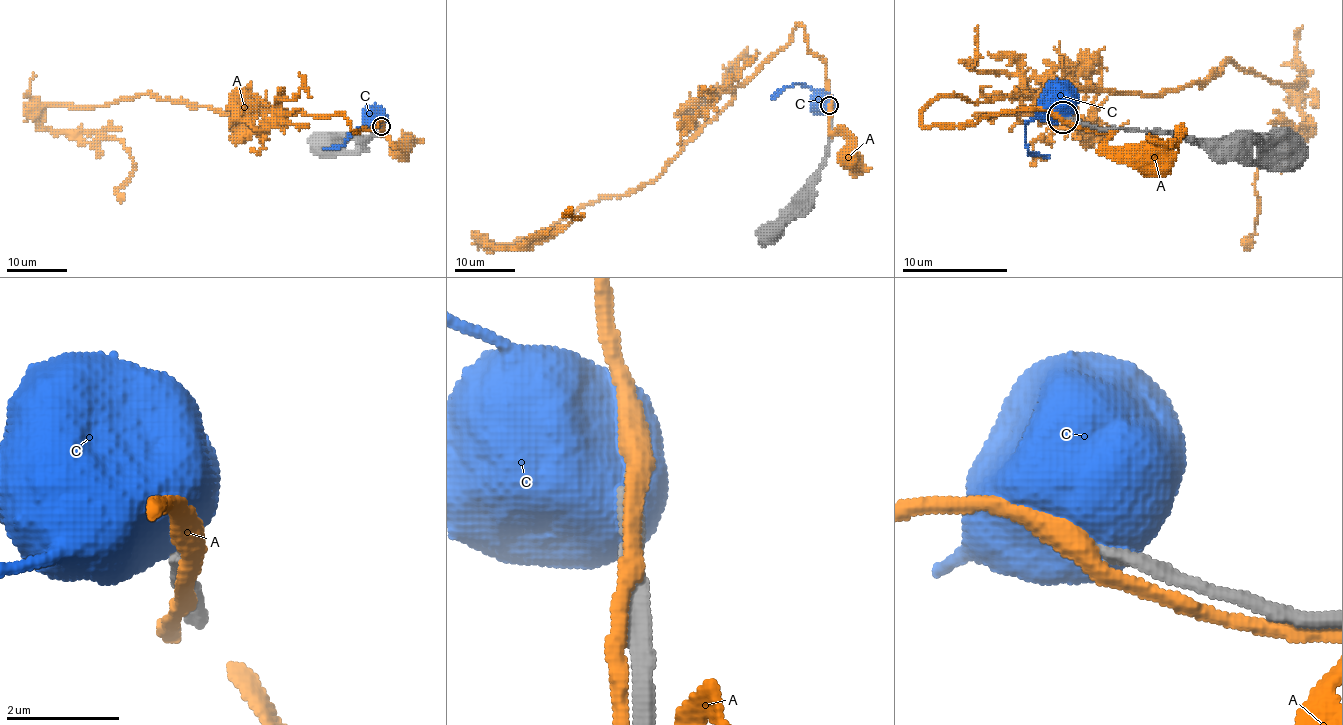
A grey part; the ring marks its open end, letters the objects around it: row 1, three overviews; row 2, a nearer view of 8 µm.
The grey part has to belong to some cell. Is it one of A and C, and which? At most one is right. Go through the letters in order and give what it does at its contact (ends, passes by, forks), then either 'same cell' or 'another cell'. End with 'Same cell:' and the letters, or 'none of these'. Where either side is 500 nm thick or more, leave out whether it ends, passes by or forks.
A: it passes by; another cell
C: another cell
Same cell: none of these

